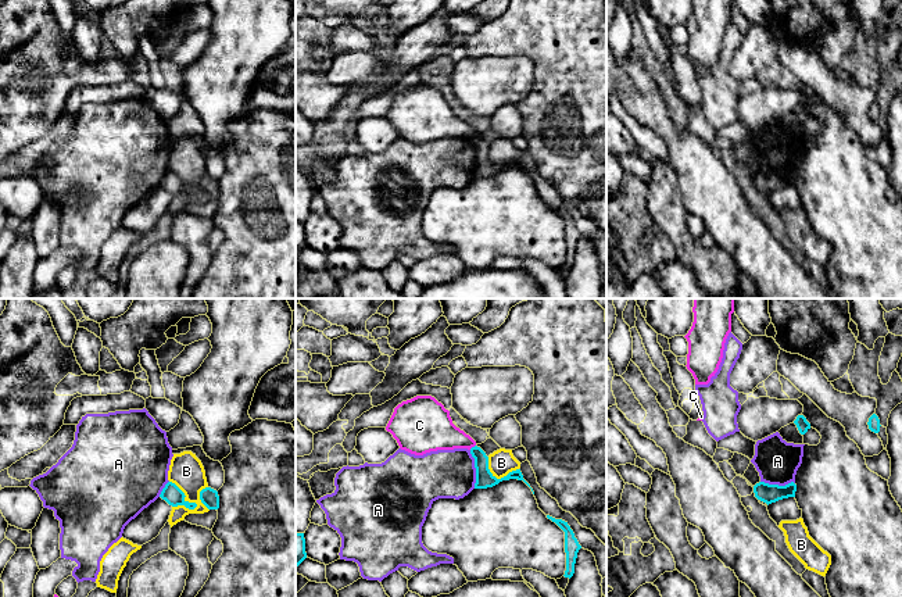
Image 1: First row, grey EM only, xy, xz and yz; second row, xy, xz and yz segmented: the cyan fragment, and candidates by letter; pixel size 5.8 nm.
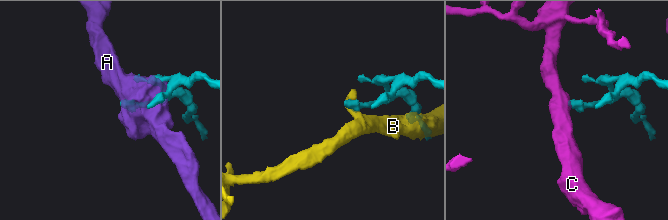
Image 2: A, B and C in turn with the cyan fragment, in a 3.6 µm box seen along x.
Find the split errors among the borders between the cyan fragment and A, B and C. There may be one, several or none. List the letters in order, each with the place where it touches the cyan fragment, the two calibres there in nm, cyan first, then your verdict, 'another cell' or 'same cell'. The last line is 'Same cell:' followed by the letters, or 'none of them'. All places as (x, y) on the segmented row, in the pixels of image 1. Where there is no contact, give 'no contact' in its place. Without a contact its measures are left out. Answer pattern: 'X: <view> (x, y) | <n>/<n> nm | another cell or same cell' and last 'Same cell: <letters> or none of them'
A: xz (476, 469) | 100/280 nm | another cell
B: xy (185, 496) | 110/200 nm | another cell
C: xz (472, 447) | 100/240 nm | another cell
Same cell: none of them

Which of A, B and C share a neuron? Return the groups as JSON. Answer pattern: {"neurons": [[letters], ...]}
{"neurons": [["A"], ["B"], ["C"]]}

